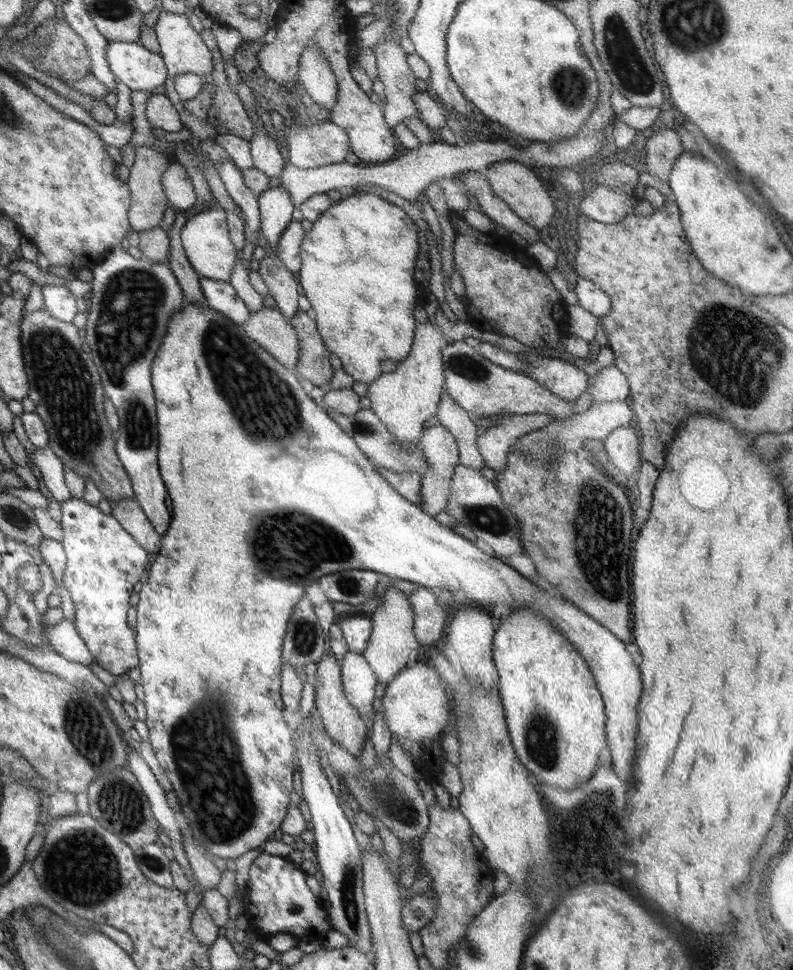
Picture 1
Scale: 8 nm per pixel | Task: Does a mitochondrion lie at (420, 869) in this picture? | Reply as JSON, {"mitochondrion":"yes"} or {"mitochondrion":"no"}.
{"mitochondrion":"no"}

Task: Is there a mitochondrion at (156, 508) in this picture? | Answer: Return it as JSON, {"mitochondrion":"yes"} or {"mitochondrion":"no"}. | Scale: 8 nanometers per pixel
{"mitochondrion":"no"}

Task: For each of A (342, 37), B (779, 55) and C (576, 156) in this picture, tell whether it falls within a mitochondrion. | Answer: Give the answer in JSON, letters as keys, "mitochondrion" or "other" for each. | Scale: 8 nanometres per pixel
{"A":"other","B":"other","C":"other"}

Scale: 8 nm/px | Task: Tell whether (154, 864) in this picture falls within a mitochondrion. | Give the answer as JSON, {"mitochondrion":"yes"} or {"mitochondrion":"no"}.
{"mitochondrion":"yes"}

